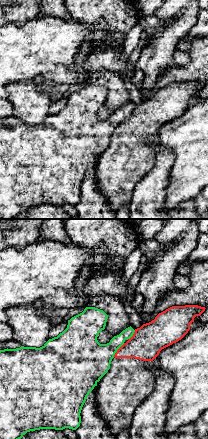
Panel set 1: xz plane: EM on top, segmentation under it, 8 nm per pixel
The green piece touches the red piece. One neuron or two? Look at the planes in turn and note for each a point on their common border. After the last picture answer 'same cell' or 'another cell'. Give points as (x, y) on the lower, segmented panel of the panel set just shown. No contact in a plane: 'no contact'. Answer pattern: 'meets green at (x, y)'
meets green at (117, 349)

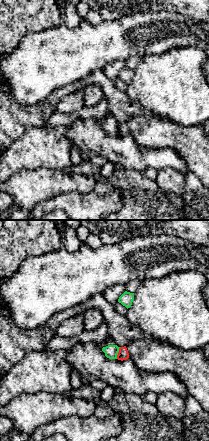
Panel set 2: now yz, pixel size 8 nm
meets green at (117, 353)

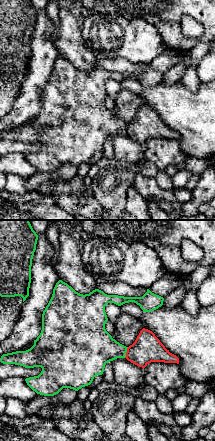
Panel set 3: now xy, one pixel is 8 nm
meets green at (126, 351)

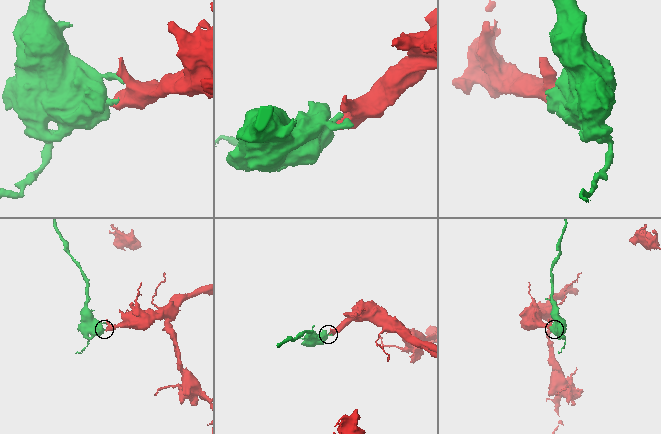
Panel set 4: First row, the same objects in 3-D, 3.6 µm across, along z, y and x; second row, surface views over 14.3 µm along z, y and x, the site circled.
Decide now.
another cell

